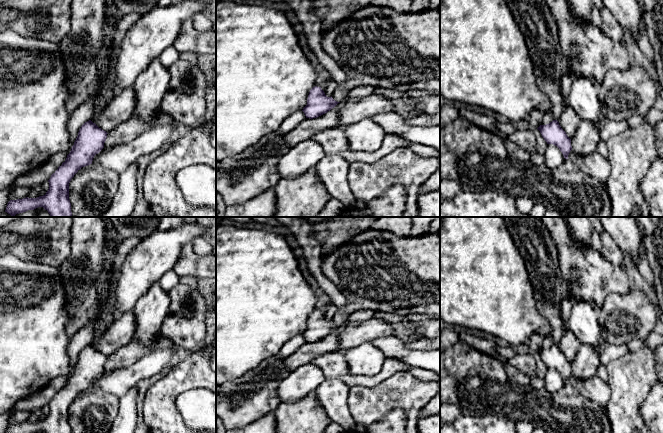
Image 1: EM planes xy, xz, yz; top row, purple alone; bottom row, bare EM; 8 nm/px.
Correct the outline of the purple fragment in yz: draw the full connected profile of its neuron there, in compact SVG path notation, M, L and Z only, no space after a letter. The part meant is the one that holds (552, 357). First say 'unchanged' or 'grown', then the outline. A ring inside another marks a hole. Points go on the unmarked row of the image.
grown; M532 335L529 339L527 346L532 353L538 353L547 366L557 370L562 376L565 383L572 374L571 363L567 360L566 356L561 352L557 344L553 344L549 348L541 349L543 337L541 335Z

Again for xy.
unchanged; M91 344L85 346L66 384L48 404L46 418L37 422L10 424L6 433L71 433L69 407L82 391L92 388L94 380L104 372L107 358Z

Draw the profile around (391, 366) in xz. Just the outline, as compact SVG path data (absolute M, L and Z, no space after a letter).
M386 358L381 371L375 376L354 376L351 374L343 375L339 378L349 388L354 386L374 387L386 380L390 376L408 370L411 366L397 359Z

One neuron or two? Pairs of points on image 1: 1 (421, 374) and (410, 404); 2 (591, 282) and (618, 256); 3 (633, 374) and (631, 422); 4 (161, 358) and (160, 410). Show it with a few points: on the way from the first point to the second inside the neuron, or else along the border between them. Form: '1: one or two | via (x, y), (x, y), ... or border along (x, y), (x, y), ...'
1: two | border along (405, 371), (421, 380), (429, 381)
2: two | border along (601, 254), (612, 264), (620, 266)
3: one | via (631, 386), (631, 410)
4: two | border along (174, 361), (158, 376)

